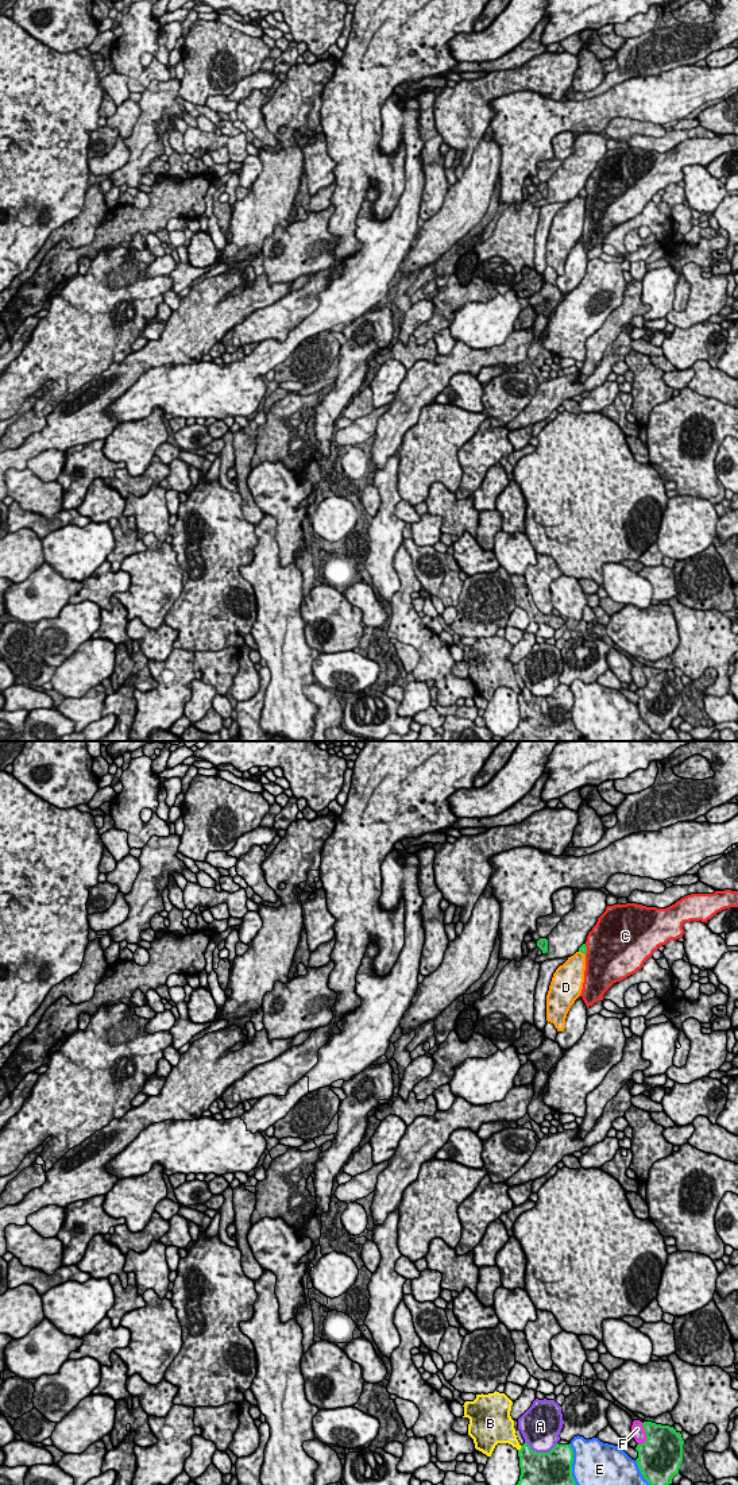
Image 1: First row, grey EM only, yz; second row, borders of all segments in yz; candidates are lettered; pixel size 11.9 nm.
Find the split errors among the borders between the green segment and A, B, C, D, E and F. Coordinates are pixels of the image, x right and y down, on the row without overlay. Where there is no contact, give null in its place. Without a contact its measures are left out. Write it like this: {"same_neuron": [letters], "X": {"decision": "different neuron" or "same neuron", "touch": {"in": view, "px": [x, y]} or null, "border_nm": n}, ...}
{"same_neuron": [], "A": {"decision": "different neuron", "touch": {"in": "yz", "px": [541, 697]}, "border_nm": 400}, "B": {"decision": "different neuron", "touch": {"in": "yz", "px": [521, 693]}, "border_nm": 80}, "C": {"decision": "different neuron", "touch": {"in": "yz", "px": [586, 193]}, "border_nm": 130}, "D": {"decision": "different neuron", "touch": {"in": "yz", "px": [582, 196]}, "border_nm": 100}, "E": {"decision": "different neuron", "touch": {"in": "yz", "px": [571, 713]}, "border_nm": 650}, "F": {"decision": "different neuron", "touch": {"in": "yz", "px": [646, 679]}, "border_nm": 280}}

